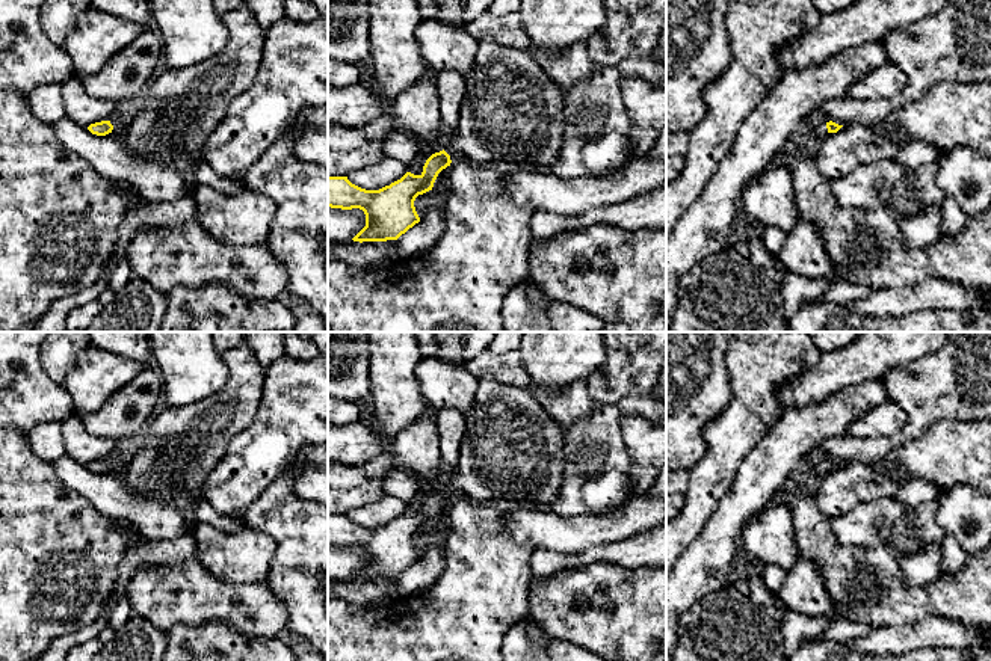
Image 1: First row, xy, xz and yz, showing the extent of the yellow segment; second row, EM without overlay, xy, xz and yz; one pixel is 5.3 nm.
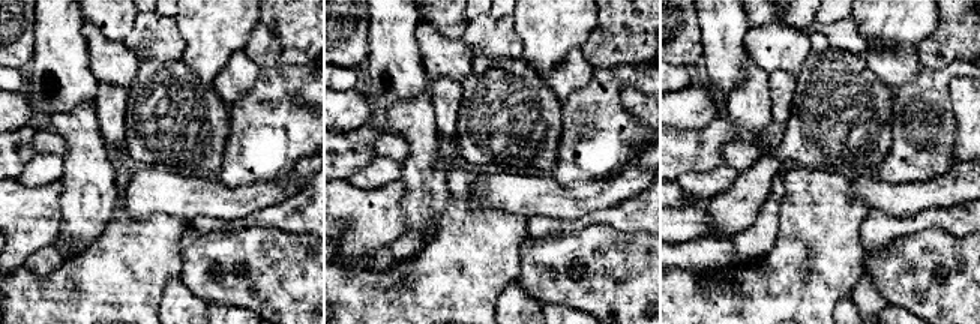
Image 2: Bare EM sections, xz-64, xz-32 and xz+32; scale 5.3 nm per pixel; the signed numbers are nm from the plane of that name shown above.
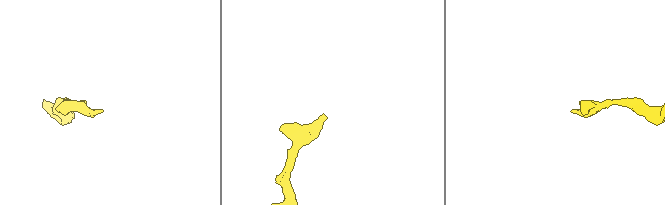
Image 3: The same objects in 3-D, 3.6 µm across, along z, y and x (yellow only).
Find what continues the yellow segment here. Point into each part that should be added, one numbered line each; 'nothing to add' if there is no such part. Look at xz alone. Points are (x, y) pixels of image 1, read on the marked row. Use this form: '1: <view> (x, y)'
1: xz (511, 116)

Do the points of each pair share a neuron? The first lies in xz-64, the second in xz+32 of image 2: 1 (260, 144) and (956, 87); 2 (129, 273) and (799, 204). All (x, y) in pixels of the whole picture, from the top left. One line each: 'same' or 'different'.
1: different
2: same

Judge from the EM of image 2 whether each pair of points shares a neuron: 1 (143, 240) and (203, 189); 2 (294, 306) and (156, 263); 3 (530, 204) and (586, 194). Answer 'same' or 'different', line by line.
1: different
2: different
3: same

